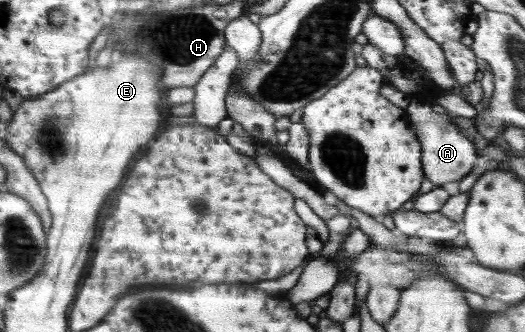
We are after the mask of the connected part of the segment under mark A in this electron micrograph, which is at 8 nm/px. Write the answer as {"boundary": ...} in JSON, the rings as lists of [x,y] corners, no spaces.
{"boundary":[[[411,99],[406,112],[413,121],[413,127],[421,139],[421,147],[424,148],[424,170],[429,186],[443,186],[450,181],[460,181],[464,176],[473,171],[477,159],[477,149],[473,138],[469,137],[455,122],[445,113],[434,113],[431,103],[418,103]]]}

